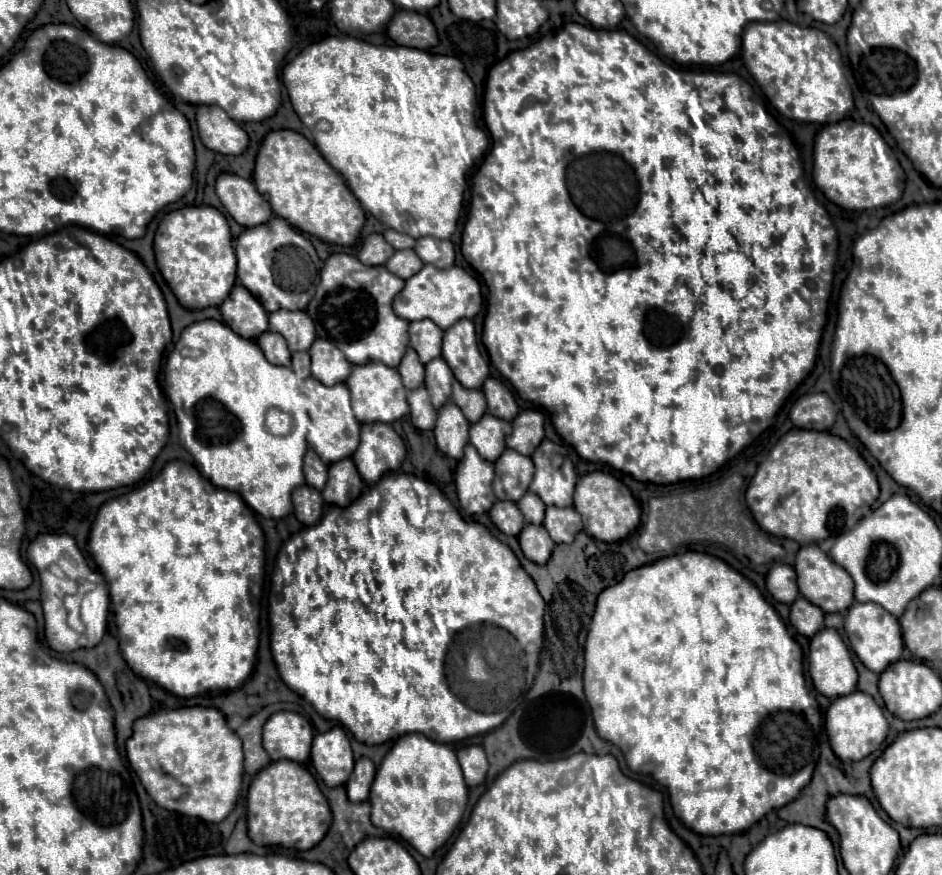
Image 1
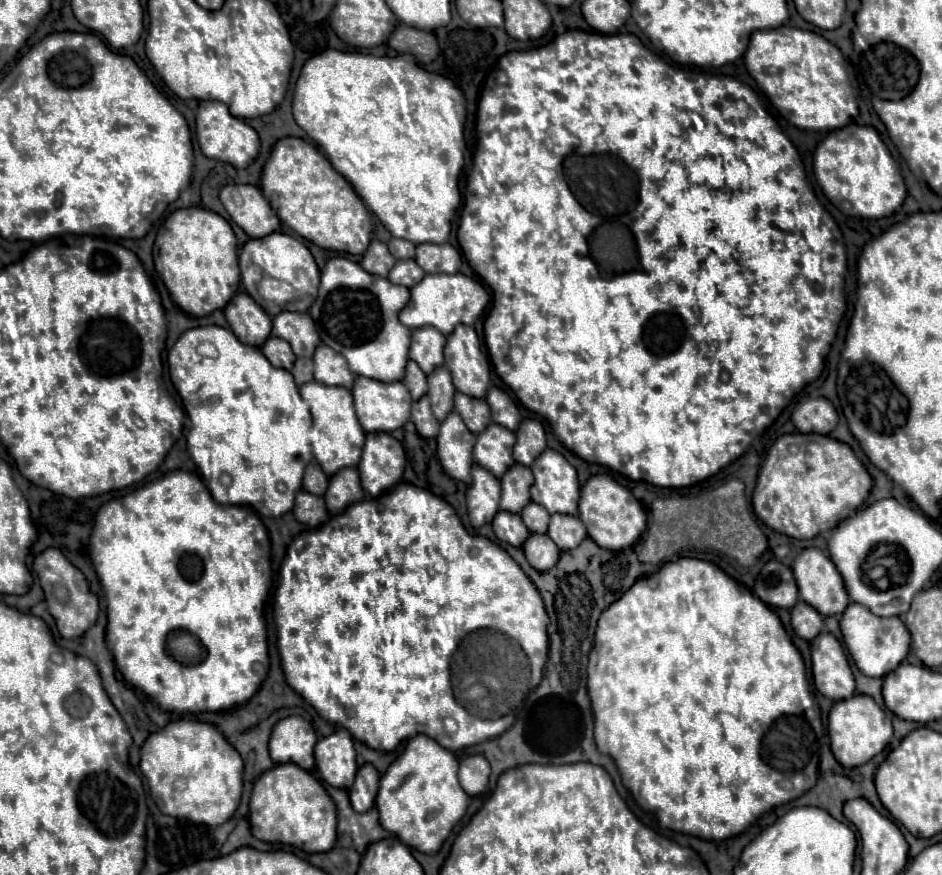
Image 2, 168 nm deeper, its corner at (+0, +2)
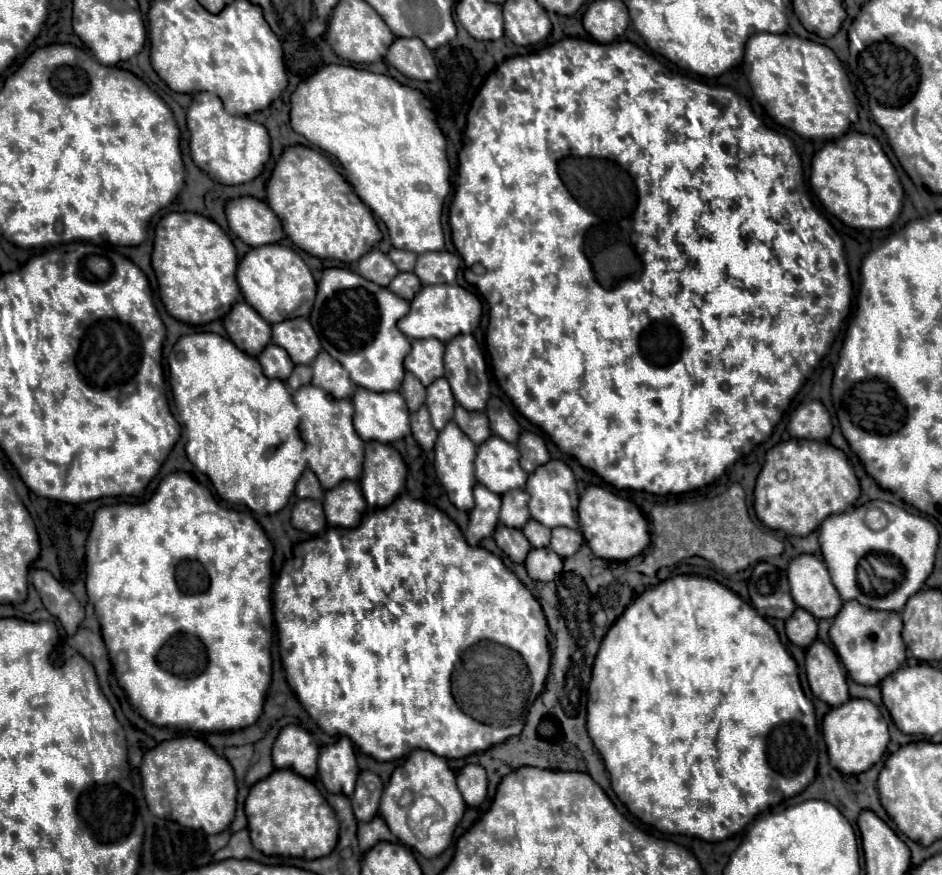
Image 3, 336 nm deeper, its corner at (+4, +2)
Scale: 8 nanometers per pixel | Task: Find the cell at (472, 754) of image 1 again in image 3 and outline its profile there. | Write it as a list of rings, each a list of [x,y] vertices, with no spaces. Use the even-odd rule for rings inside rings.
[[[466,765],[458,771],[456,775],[458,781],[458,789],[466,801],[466,805],[478,807],[484,799],[486,799],[486,787],[488,787],[488,779],[486,779],[486,771],[482,765]]]

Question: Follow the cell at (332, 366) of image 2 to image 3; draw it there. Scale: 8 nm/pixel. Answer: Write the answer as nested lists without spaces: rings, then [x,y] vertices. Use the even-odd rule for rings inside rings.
[[[320,351],[316,361],[312,361],[312,385],[328,391],[336,399],[350,399],[356,389],[346,369],[326,351]]]

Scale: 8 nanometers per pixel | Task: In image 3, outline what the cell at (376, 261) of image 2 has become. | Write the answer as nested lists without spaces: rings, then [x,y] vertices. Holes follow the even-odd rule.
[[[372,249],[360,257],[358,273],[380,287],[388,287],[390,279],[396,277],[398,269],[396,269],[396,265],[392,265],[388,255],[384,255],[380,249]]]

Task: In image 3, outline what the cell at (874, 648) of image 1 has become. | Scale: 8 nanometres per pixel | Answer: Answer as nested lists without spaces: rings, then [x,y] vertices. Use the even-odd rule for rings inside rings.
[[[858,601],[844,603],[830,627],[830,639],[840,655],[842,665],[856,683],[878,685],[886,675],[894,673],[906,661],[906,645],[902,641],[902,619],[896,613],[882,613],[862,607]]]

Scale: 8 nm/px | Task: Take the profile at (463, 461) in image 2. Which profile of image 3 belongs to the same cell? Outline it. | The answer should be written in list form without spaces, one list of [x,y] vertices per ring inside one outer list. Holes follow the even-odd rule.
[[[448,421],[448,425],[438,433],[438,441],[434,445],[434,467],[436,467],[436,475],[440,479],[440,483],[444,485],[444,489],[448,491],[450,501],[464,511],[470,511],[474,505],[474,497],[472,497],[472,489],[474,489],[474,457],[476,457],[476,445],[464,437],[464,433],[460,431],[460,427],[454,421]]]

